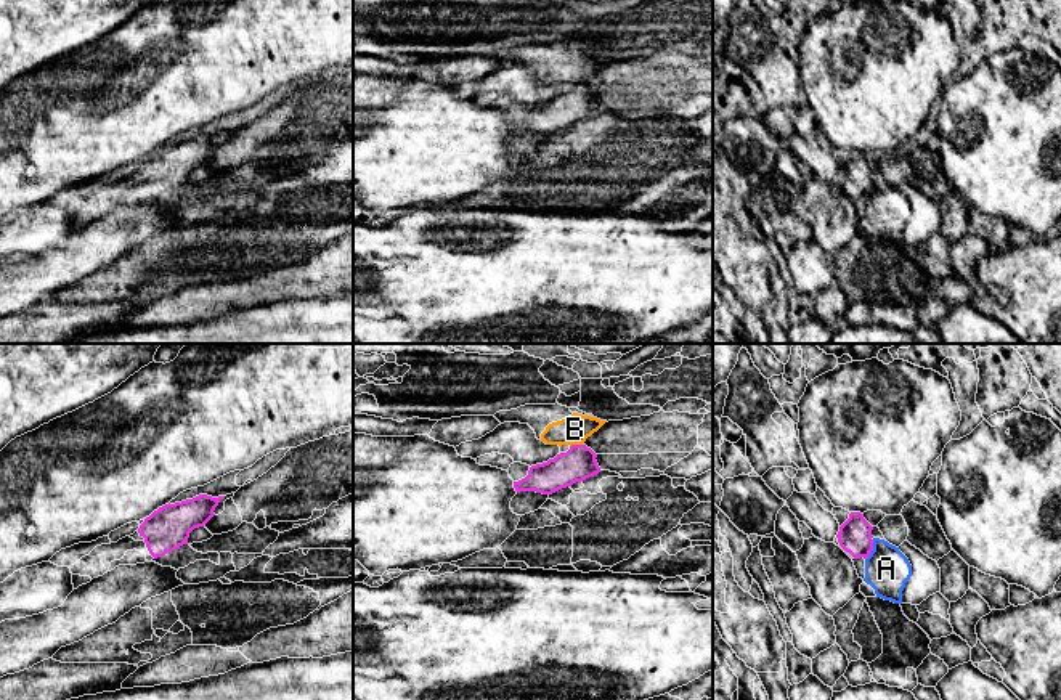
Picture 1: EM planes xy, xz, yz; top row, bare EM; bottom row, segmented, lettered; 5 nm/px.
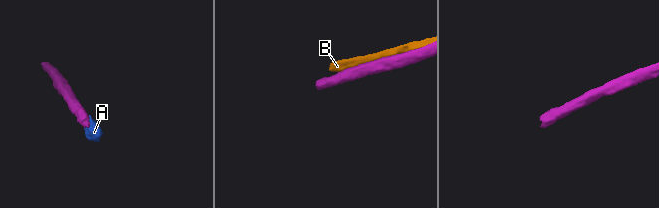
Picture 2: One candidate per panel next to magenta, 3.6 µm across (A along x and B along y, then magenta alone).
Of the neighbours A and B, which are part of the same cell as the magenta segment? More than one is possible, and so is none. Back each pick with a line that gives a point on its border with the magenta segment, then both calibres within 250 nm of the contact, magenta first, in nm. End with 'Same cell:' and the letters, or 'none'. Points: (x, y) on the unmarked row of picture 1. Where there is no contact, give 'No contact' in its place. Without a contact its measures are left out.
Same cell: none

